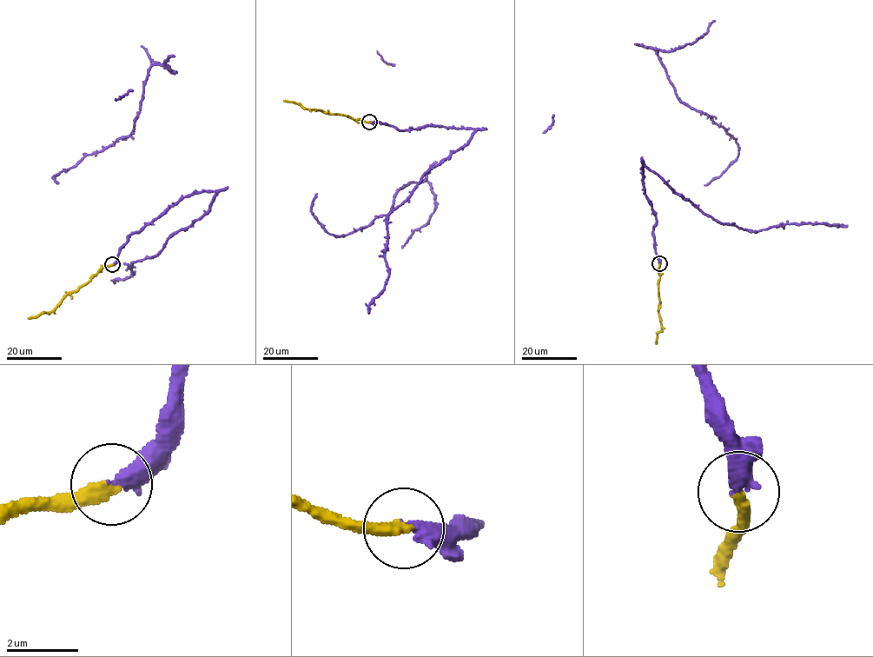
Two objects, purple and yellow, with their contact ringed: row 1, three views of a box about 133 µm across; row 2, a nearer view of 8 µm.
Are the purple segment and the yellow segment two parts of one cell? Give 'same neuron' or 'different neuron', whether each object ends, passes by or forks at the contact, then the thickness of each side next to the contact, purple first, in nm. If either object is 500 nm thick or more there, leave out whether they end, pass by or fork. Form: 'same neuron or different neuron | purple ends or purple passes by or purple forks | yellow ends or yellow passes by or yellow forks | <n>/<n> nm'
same neuron | purple ends | yellow ends | 400/400 nm

